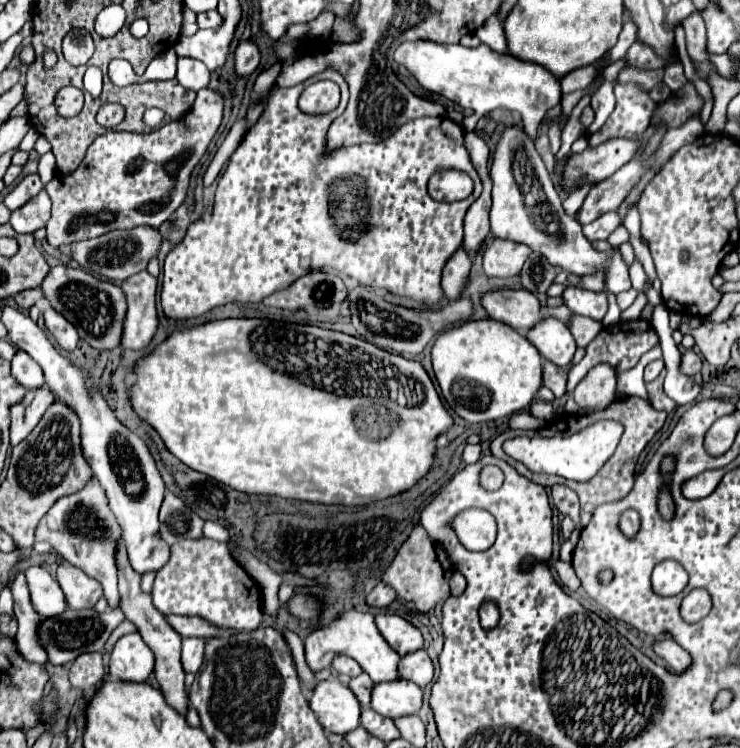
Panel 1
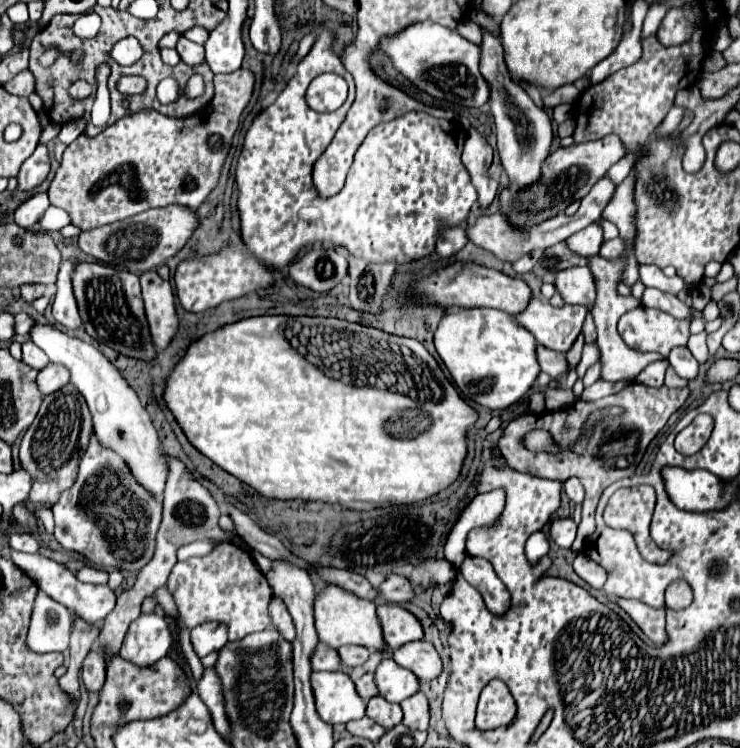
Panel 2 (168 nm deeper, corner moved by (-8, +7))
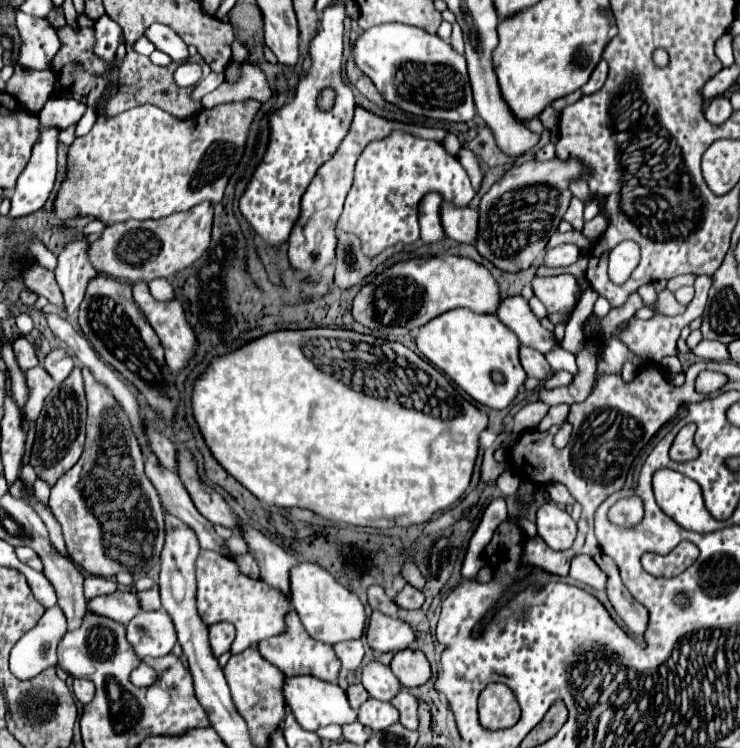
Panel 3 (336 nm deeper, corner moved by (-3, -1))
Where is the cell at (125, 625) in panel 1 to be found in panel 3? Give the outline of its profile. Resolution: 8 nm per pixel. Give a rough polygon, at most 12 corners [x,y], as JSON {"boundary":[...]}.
{"boundary":[[158,585],[138,593],[142,611],[160,609]]}

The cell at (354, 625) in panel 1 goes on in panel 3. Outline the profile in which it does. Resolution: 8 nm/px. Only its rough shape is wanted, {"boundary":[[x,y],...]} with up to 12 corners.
{"boundary":[[314,561],[290,569],[308,635],[360,639],[362,601]]}

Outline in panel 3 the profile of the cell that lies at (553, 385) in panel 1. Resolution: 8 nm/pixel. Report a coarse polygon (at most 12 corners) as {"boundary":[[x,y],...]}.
{"boundary":[[520,347],[528,377],[546,379],[550,365],[536,349]]}

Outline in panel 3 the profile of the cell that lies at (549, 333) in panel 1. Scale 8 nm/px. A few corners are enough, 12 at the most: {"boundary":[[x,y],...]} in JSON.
{"boundary":[[522,295],[504,297],[496,317],[522,345],[540,353],[556,347]]}

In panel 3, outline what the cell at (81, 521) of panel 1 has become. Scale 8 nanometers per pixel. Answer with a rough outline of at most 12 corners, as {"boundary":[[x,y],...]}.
{"boundary":[[82,367],[86,447],[50,493],[72,561],[148,575],[164,509],[114,395]]}

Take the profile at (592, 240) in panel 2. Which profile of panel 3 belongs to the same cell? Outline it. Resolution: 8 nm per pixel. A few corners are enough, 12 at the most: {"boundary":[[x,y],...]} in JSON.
{"boundary":[[558,245],[546,251],[542,265],[568,267],[576,263],[576,245]]}

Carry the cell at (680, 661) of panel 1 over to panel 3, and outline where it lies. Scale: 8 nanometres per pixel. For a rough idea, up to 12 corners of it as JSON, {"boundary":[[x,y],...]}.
{"boundary":[[596,553],[606,591],[634,635],[644,635],[648,611],[624,587],[612,557]]}

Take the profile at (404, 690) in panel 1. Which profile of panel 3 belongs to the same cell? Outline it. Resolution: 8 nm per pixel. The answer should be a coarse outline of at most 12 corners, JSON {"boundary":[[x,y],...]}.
{"boundary":[[378,659],[362,669],[370,697],[390,701],[400,681]]}

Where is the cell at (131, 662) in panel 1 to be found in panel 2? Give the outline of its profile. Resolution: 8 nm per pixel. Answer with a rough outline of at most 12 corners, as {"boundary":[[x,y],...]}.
{"boundary":[[161,613],[131,623],[121,657],[155,665],[173,645]]}

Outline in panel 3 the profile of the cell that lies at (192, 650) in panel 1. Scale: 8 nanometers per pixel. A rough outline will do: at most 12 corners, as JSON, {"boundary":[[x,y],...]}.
{"boundary":[[232,623],[210,627],[216,657],[230,651],[236,629]]}

